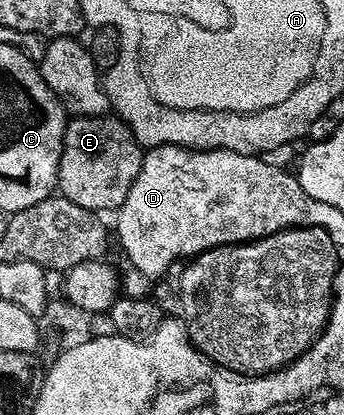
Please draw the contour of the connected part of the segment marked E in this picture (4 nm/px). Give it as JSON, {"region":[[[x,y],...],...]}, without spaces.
{"region":[[[109,113],[90,117],[70,116],[65,122],[57,168],[60,196],[98,215],[105,215],[108,209],[116,211],[127,199],[127,191],[131,191],[131,183],[135,183],[139,175],[142,156],[142,145],[120,117]]]}

